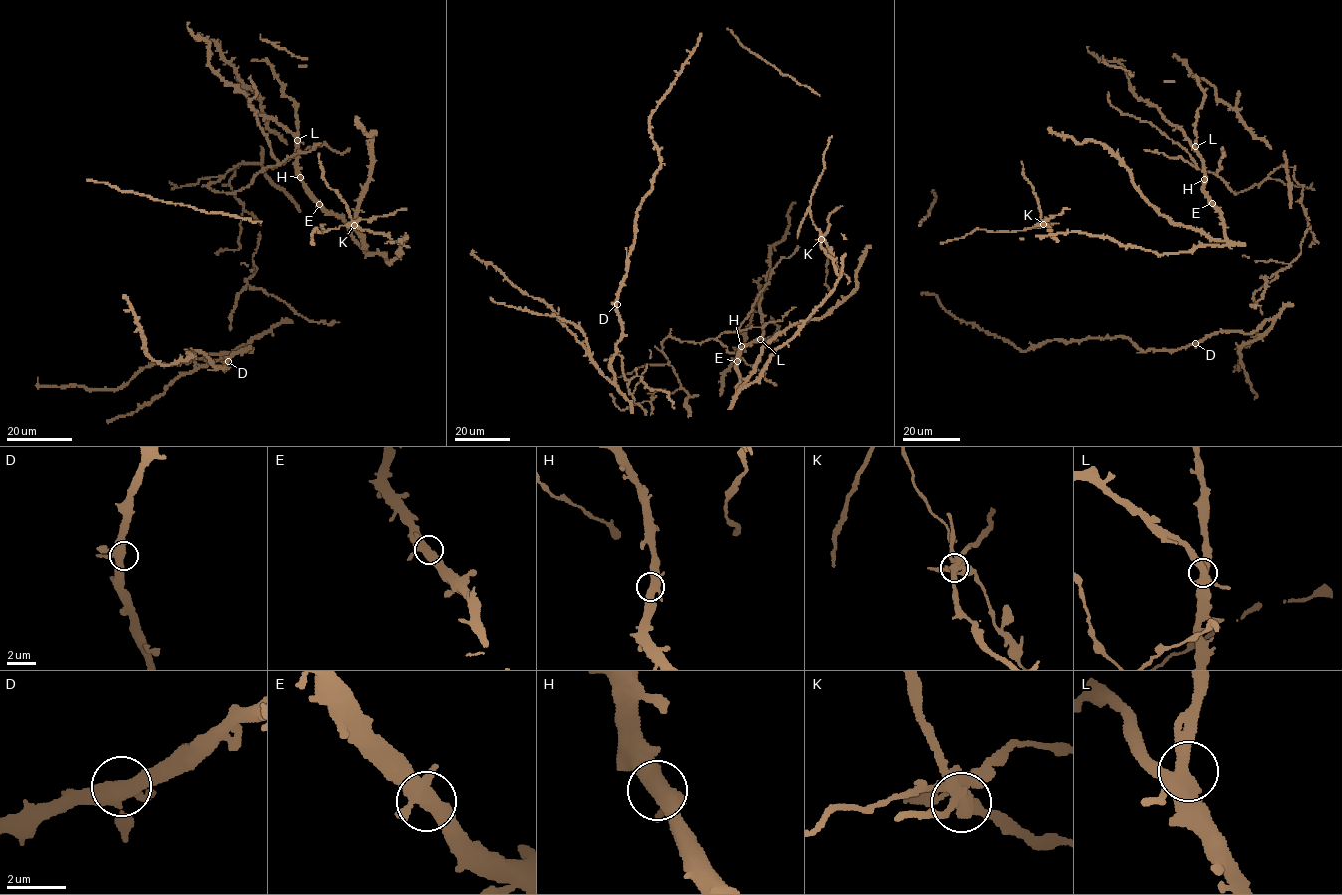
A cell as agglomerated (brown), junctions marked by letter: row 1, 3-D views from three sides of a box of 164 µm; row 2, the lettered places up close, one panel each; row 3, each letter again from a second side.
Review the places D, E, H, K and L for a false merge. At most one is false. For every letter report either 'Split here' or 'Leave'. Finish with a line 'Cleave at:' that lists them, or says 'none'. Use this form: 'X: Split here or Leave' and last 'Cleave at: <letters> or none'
D: Leave
E: Leave
H: Leave
K: Split here
L: Leave
Cleave at: K

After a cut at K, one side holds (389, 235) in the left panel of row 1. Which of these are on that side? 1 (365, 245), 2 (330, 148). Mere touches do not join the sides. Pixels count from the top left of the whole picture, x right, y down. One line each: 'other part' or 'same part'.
1: same part
2: same part

